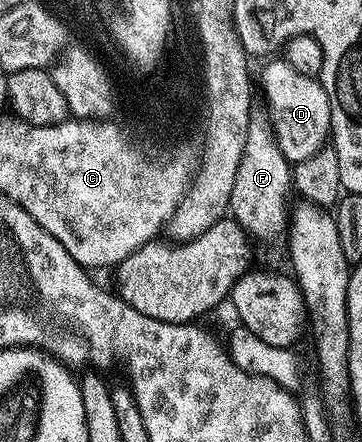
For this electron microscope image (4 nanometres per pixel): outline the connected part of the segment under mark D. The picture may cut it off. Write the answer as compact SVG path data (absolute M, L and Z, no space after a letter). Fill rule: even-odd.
M276 58L263 68L263 92L271 107L275 138L289 162L298 162L317 154L331 134L331 107L323 85L314 76L297 74L286 60ZM275 119L275 120L274 120Z

